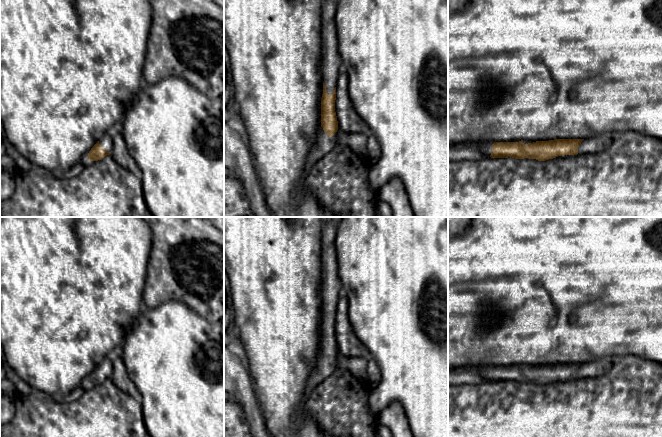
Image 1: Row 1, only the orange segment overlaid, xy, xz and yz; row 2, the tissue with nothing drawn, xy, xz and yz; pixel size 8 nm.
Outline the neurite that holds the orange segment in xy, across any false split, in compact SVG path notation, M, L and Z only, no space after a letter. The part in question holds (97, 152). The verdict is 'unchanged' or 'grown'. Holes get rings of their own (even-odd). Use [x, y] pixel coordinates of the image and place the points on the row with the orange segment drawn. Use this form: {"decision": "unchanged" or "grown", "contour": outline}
{"decision": "grown", "contour": "M106 133L89 151L87 158L91 161L102 160L110 155L113 148L113 140Z"}

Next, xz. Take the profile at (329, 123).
{"decision": "grown", "contour": "M326 0L323 8L323 94L321 98L321 128L318 133L322 136L322 143L329 144L330 138L338 130L338 121L335 112L336 83L338 80L338 71L342 68L342 61L338 50L337 28L335 23L335 14L339 0Z"}

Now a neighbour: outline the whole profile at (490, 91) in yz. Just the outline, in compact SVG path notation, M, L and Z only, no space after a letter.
M489 84L489 85L485 88L484 92L485 92L486 98L487 98L488 100L494 101L495 98L496 98L496 94L497 94L498 90L497 90L497 88L496 88L494 85Z

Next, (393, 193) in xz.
M392 178L378 190L378 199L391 207L392 217L415 217L404 185L398 178Z

